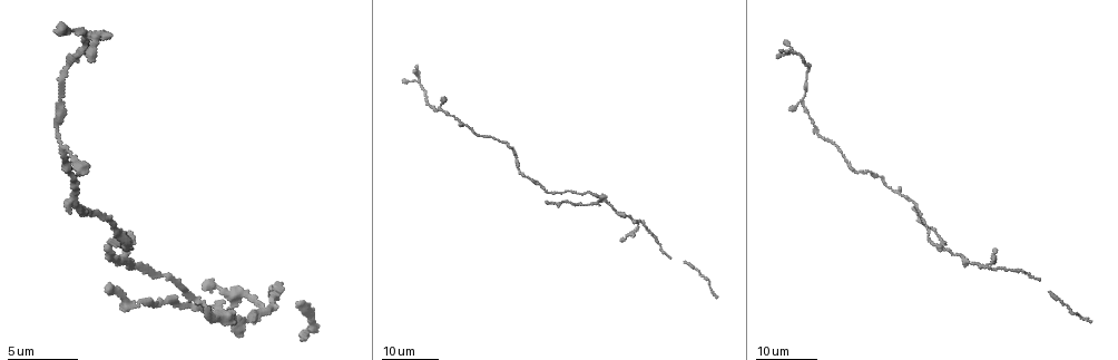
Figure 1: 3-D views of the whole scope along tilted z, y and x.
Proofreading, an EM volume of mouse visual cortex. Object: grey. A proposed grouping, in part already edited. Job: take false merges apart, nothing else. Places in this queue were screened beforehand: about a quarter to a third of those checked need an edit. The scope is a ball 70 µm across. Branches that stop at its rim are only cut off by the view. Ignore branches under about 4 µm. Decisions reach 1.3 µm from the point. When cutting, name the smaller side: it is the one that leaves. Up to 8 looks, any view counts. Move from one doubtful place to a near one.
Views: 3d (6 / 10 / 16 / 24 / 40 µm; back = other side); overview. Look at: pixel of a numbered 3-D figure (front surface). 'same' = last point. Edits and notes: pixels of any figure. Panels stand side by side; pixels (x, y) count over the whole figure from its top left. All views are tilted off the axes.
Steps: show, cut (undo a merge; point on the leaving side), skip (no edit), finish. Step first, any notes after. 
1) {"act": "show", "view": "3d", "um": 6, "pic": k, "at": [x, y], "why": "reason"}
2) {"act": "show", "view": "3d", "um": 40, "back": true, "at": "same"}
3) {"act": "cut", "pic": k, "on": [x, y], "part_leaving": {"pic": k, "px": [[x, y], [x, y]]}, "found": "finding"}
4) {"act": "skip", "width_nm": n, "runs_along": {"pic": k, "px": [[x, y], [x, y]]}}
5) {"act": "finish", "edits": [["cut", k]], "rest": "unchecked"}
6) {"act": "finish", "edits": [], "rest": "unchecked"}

{"act": "show", "view": "3d", "um": 24, "pic": 1, "at": [220, 307], "why": "three arms meet"}

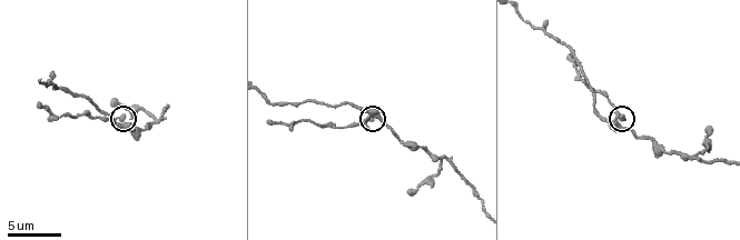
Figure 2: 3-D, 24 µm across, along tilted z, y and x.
{"act": "show", "view": "3d", "um": 10, "pic": 2, "at": [623, 118]}

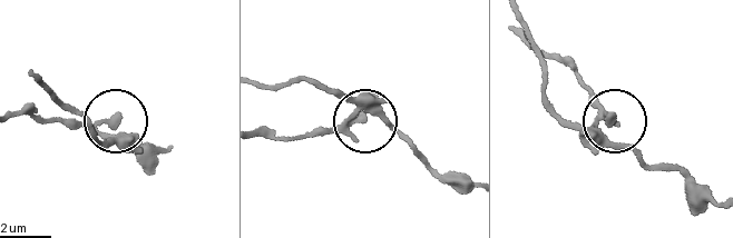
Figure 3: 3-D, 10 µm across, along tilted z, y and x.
{"act": "cut", "pic": 3, "on": [343, 127], "arms": 3, "part_leaving": {"pic": 3, "px": [[368, 101], [344, 121], [304, 136], [263, 134]]}, "found": "a second neuron is stuck on"}

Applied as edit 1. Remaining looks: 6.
{"act": "show", "view": "overview", "why": "see it whole again"}

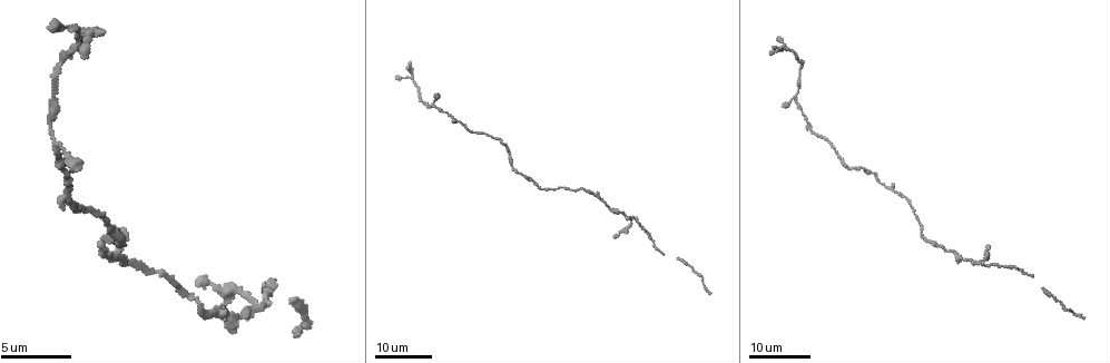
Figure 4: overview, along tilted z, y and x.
{"act": "show", "view": "3d", "um": 24, "pic": 4, "at": [493, 136], "why": "thick turns thin"}

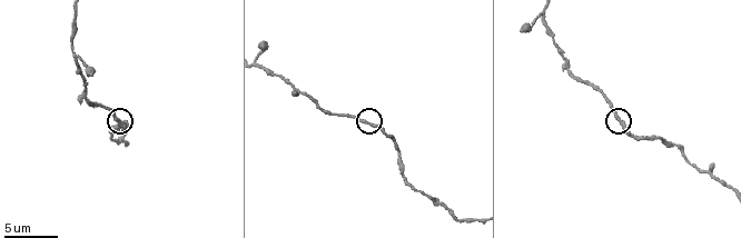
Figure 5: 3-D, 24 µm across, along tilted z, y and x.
{"act": "show", "view": "3d", "um": 10, "pic": 5, "at": [116, 120]}

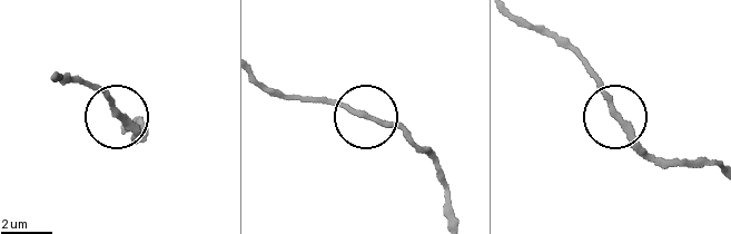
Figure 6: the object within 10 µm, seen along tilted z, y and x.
{"act": "skip", "runs_along": {"pic": 6, "px": [[718, 165], [661, 158], [629, 135], [588, 60]]}, "found": "one neuron here"}

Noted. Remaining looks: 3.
{"act": "show", "view": "3d", "um": 16, "pic": 5, "at": [568, 71], "why": "narrows sharply"}

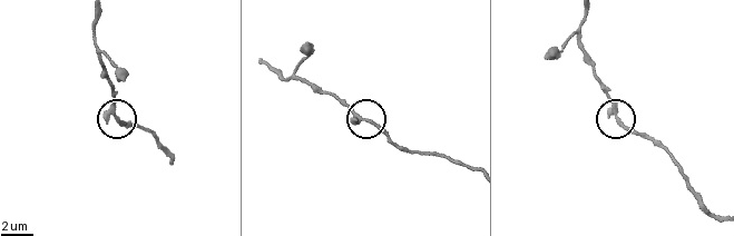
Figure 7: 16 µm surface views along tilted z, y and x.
{"act": "skip", "arms": 3, "runs_along": {"pic": 7, "px": [[471, 168], [407, 149], [340, 104]]}, "found": "continuous, no second neuron"}

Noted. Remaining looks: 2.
{"act": "show", "view": "3d", "um": 10, "pic": 2, "at": [693, 156], "why": "thin arm on a thick one"}

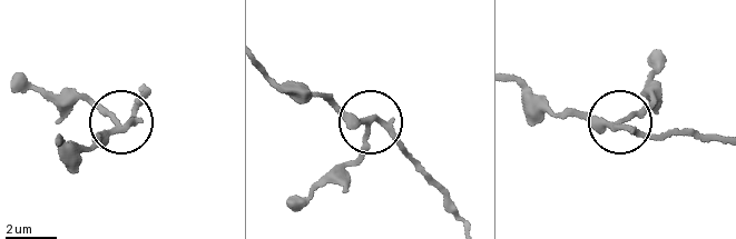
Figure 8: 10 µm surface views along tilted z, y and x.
{"act": "show", "view": "3d", "um": 6, "pic": 8, "at": [367, 124]}

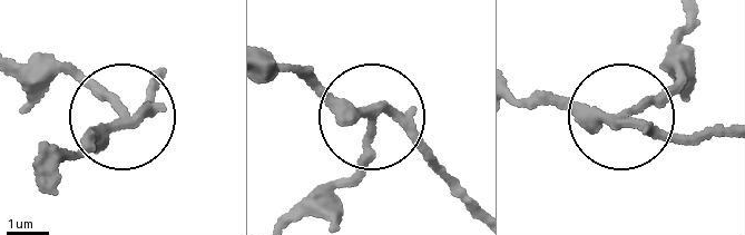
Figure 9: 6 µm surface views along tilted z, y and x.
{"act": "skip", "arms": 3, "runs_along": {"pic": 9, "px": [[516, 99], [627, 116], [672, 95], [692, 69]]}, "found": "one neuron here"}

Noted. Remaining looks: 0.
{"act": "finish", "edits": [["cut", 3]], "rest": "unchecked"}

